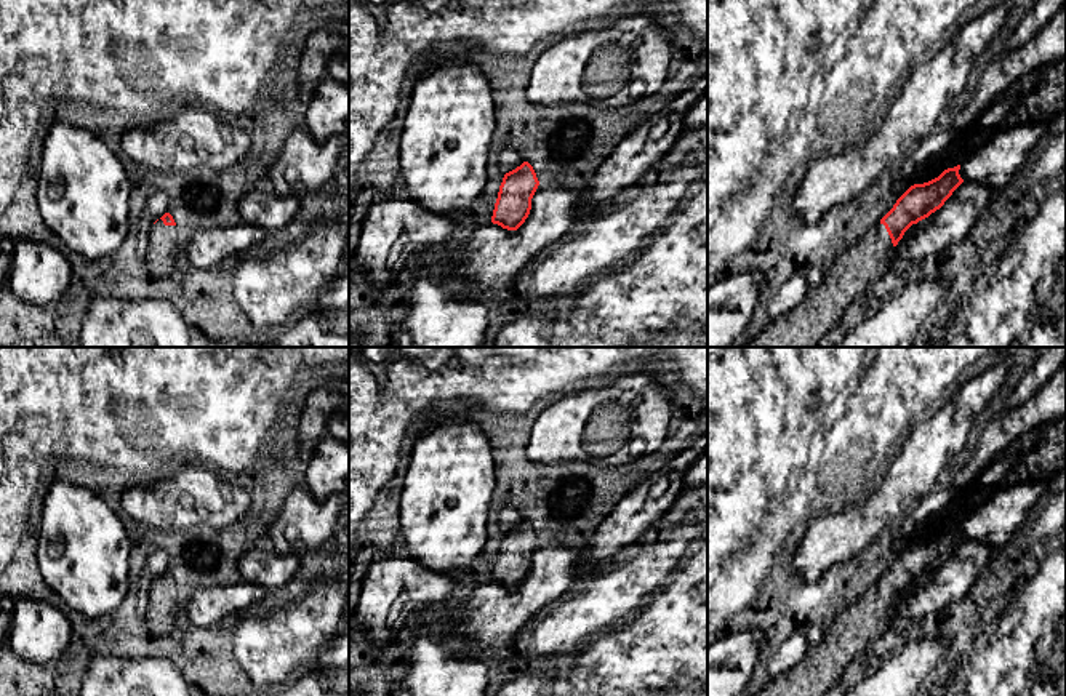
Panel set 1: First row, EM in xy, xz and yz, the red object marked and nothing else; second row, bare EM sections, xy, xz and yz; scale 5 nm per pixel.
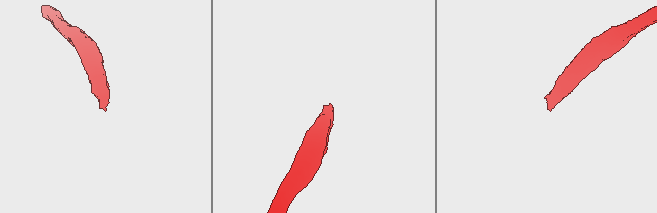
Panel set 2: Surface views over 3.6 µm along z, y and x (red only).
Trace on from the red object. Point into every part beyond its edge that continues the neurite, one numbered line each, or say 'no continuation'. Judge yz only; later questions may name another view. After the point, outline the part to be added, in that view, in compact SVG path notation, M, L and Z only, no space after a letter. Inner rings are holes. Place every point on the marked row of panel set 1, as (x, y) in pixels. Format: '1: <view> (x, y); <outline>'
1: yz (873, 256); M879 222L836 256L823 282L808 286L799 306L771 320L754 339L733 347L816 347L848 307L896 267L896 250Z

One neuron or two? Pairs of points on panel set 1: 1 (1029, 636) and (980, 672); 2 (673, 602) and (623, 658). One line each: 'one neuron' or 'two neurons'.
1: one neuron
2: one neuron

